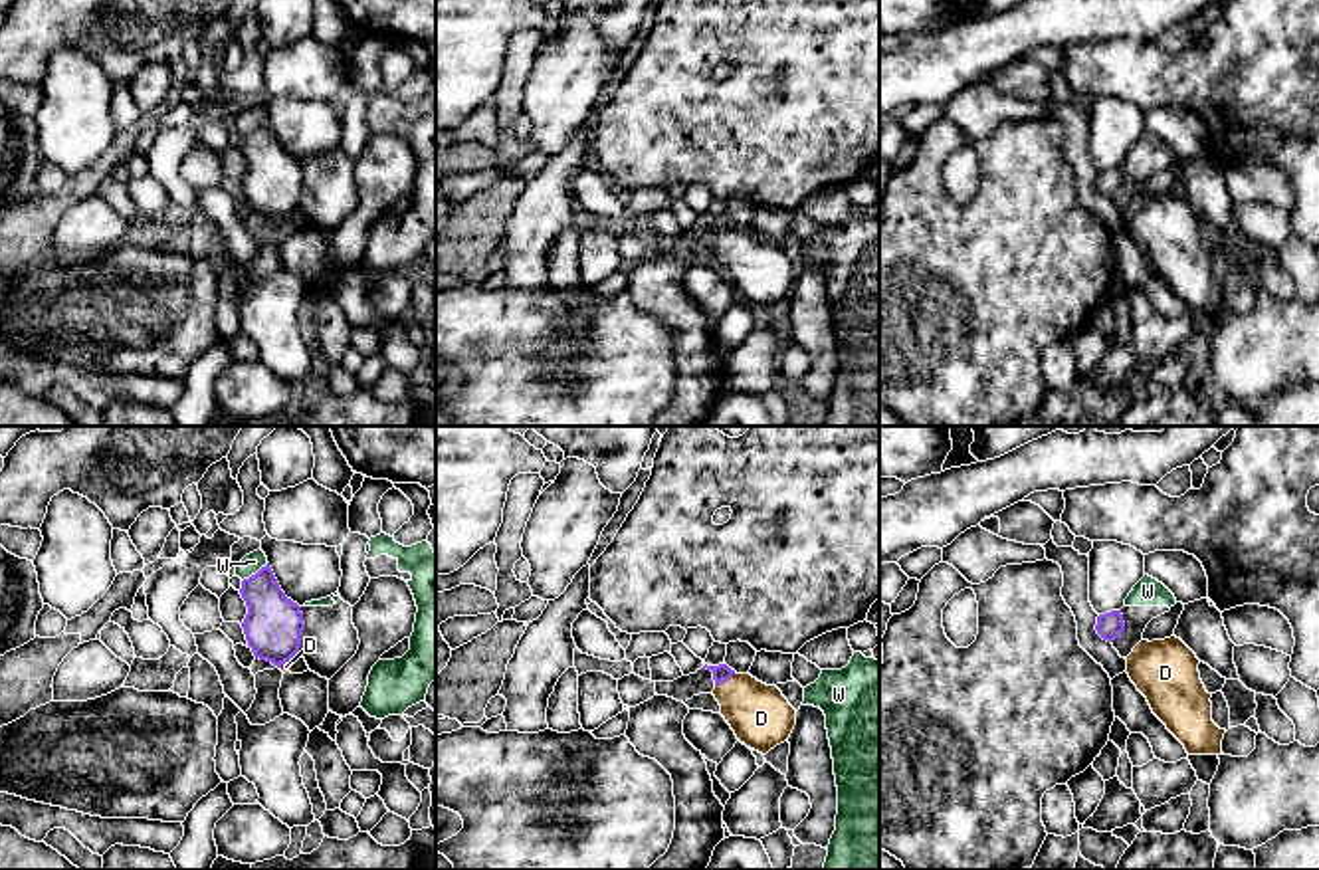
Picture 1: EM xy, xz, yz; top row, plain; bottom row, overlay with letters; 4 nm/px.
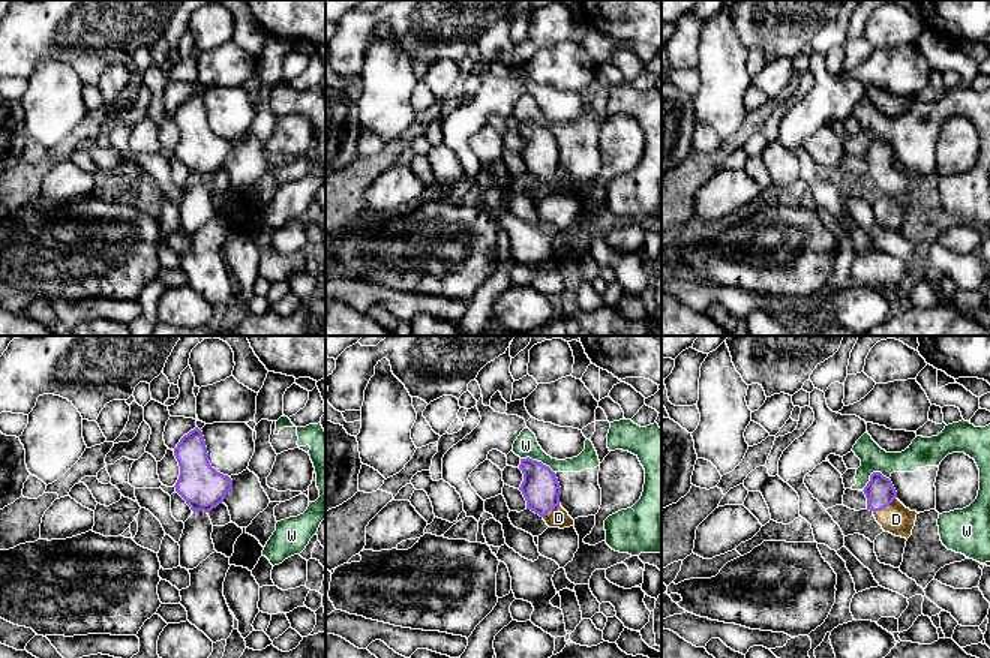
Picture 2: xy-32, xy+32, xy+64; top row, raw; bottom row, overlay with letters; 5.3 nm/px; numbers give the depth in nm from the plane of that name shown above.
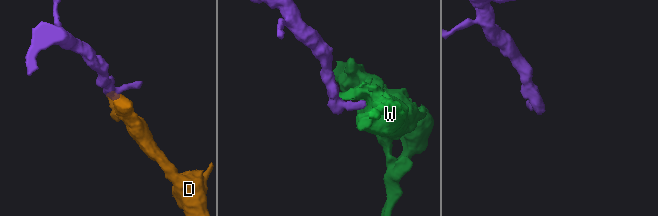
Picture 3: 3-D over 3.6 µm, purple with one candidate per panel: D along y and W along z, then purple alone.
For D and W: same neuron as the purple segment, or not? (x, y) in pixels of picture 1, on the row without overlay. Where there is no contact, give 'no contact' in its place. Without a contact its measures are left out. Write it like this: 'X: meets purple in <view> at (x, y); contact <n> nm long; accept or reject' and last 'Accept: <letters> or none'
D: meets purple in xz at (725, 236); contact 110 nm long; accept
W: meets purple in xy at (256, 129); contact 130 nm long; reject
Accept: D

